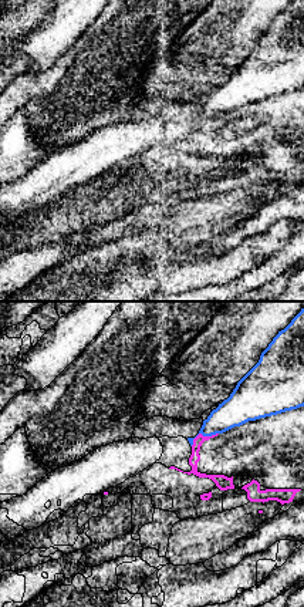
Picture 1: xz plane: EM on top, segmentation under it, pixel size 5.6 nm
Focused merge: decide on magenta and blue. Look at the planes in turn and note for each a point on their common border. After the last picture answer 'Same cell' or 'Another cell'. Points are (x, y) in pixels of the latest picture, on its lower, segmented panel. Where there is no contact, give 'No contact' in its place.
Touches magenta at (202, 435)

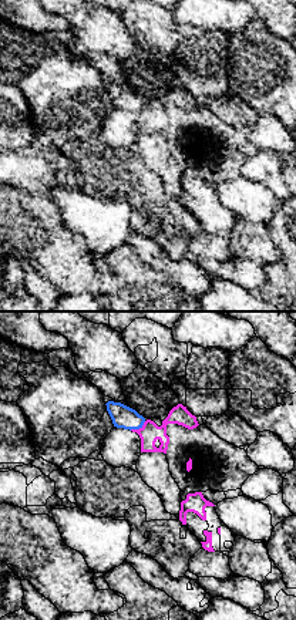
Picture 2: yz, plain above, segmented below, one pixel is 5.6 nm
Touches magenta at (137, 430)

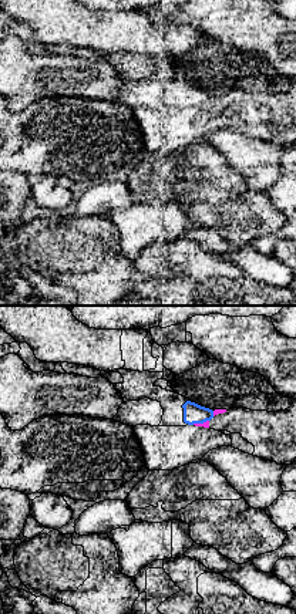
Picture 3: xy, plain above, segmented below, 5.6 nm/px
Touches magenta at (199, 424)

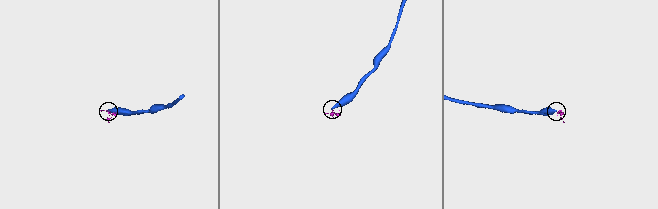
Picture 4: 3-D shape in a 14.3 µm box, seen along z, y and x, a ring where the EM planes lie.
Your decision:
Another cell

